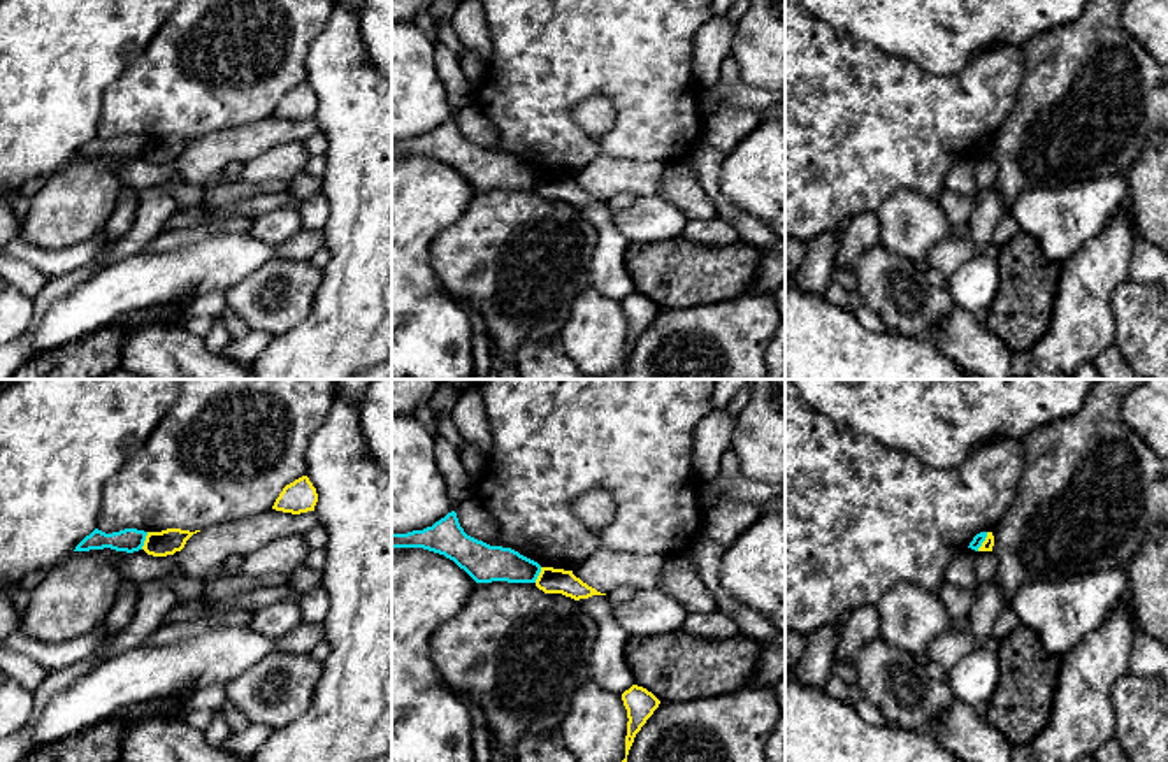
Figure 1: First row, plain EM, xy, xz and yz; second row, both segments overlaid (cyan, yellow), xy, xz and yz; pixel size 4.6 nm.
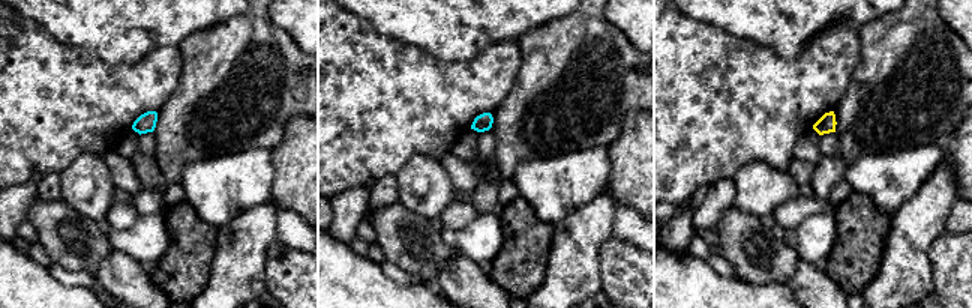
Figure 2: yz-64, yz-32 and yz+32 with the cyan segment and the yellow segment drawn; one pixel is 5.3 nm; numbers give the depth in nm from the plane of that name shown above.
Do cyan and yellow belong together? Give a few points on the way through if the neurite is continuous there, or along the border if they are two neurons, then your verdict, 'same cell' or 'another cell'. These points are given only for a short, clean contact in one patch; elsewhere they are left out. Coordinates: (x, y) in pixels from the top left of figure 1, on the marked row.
along yz (987, 532), (977, 550) | another cell

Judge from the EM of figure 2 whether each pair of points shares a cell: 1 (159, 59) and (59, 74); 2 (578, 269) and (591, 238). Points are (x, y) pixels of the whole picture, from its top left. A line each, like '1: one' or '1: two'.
1: one
2: one

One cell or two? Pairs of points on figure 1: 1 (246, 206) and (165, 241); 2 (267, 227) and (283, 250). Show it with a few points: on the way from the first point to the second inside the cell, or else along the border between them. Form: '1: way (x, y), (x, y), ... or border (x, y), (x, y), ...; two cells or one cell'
1: border (236, 216), (250, 220); two cells
2: border (301, 227), (278, 244); two cells

